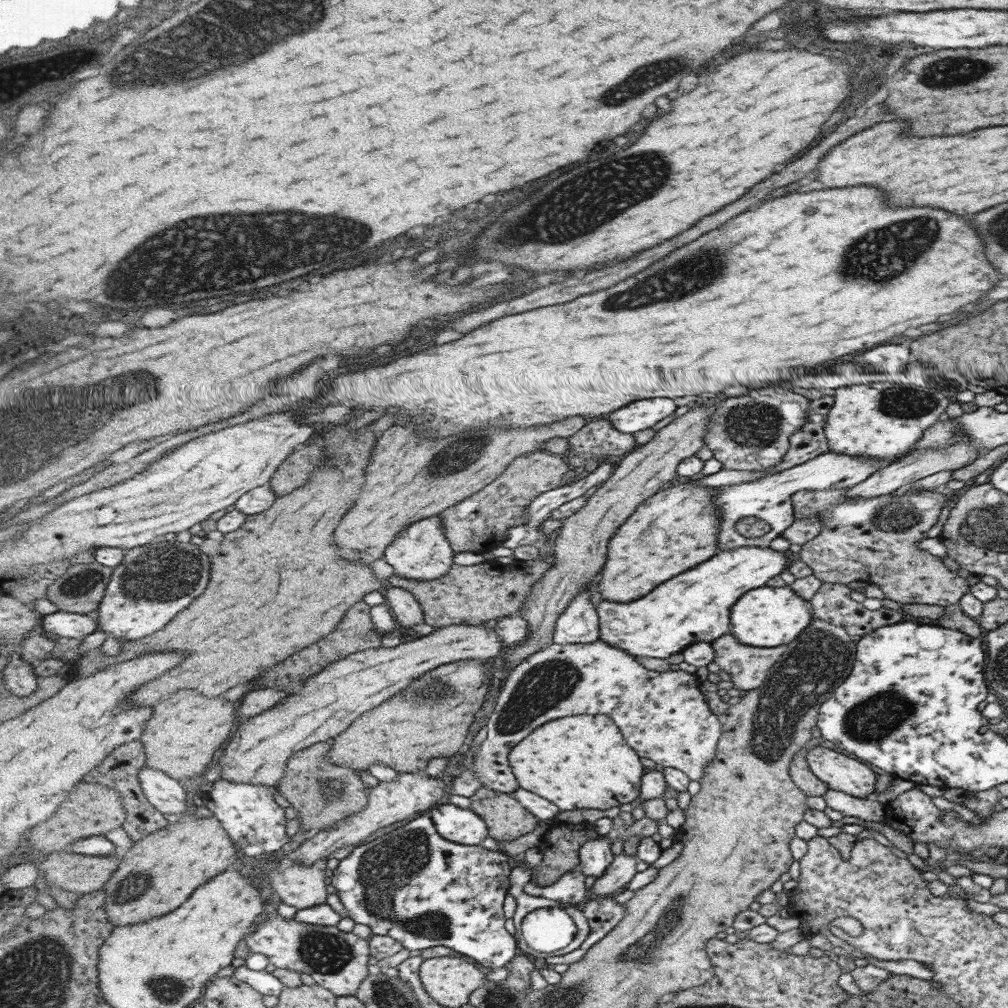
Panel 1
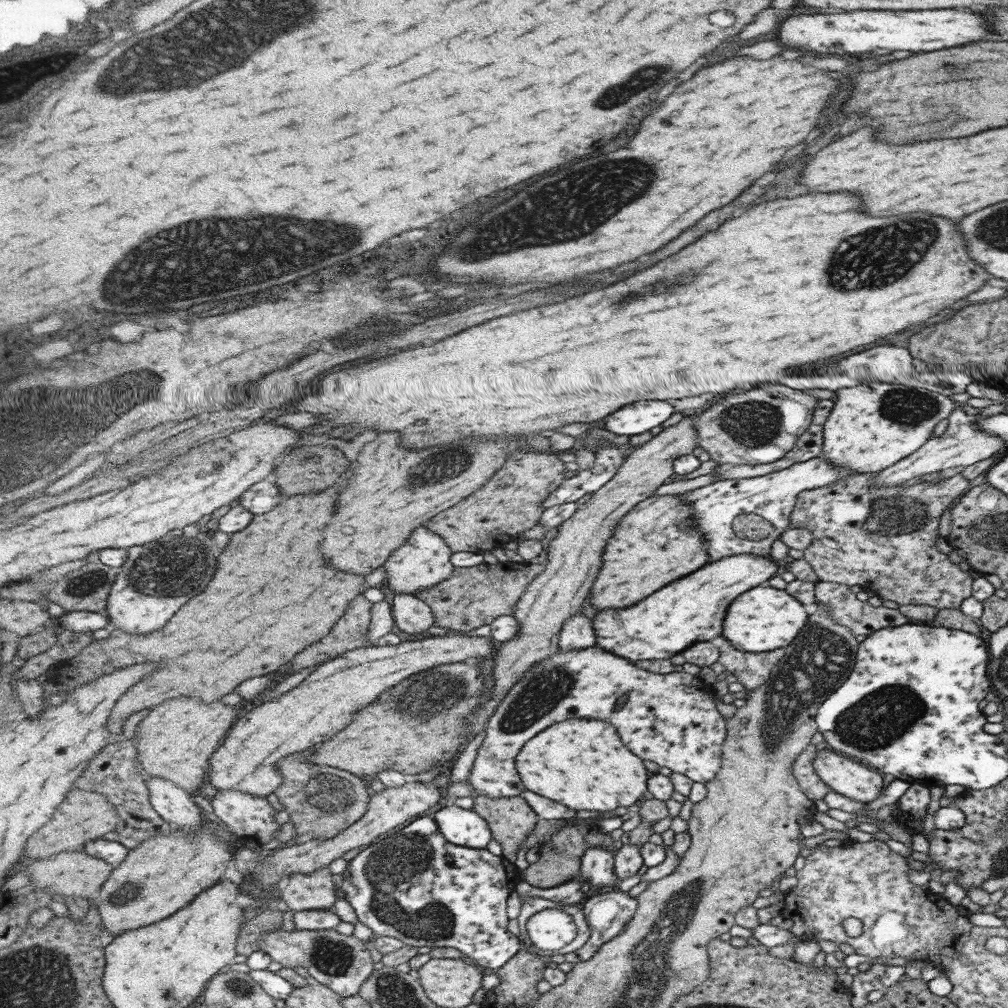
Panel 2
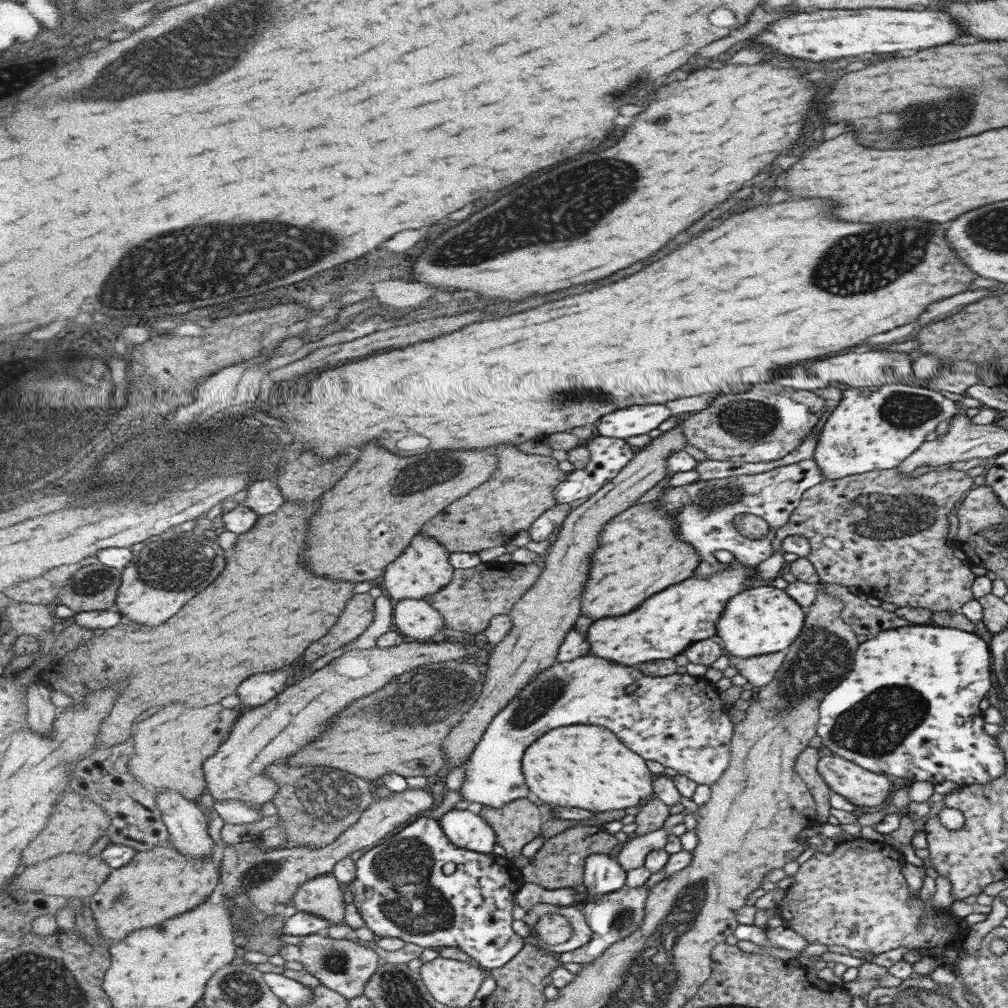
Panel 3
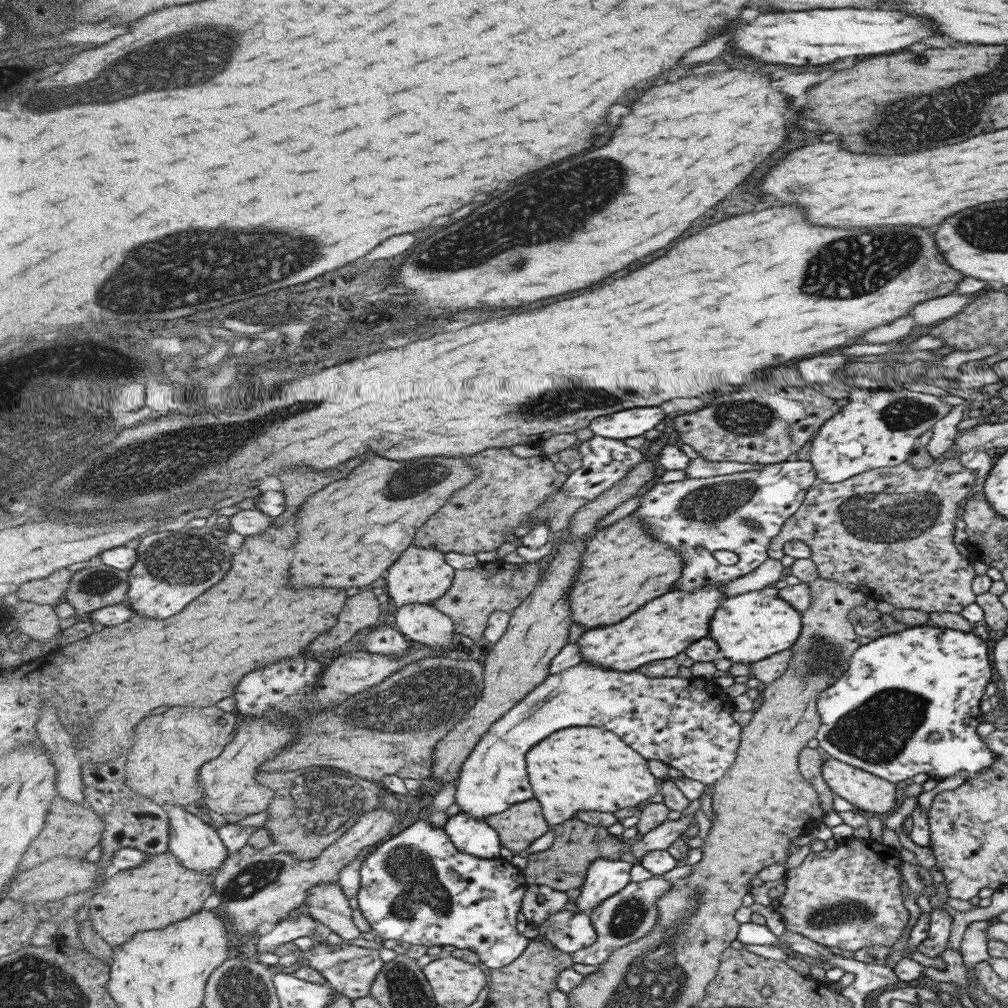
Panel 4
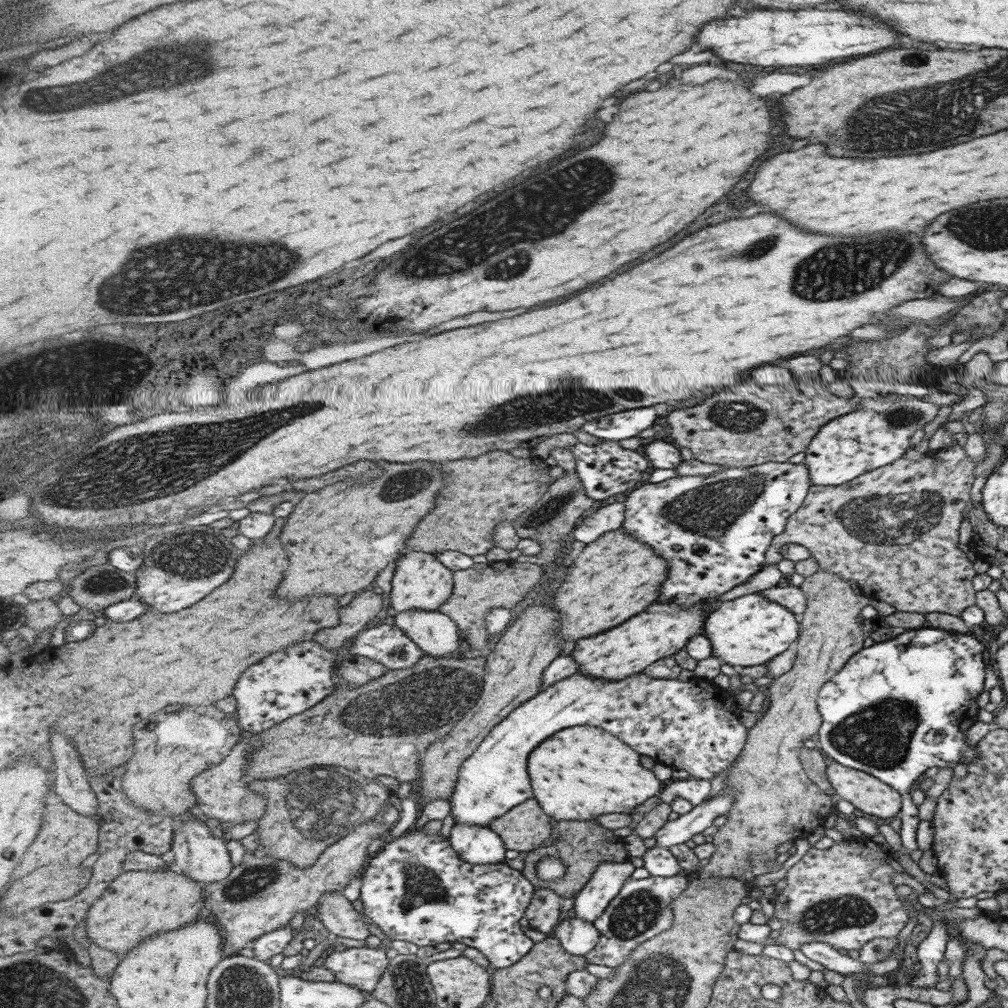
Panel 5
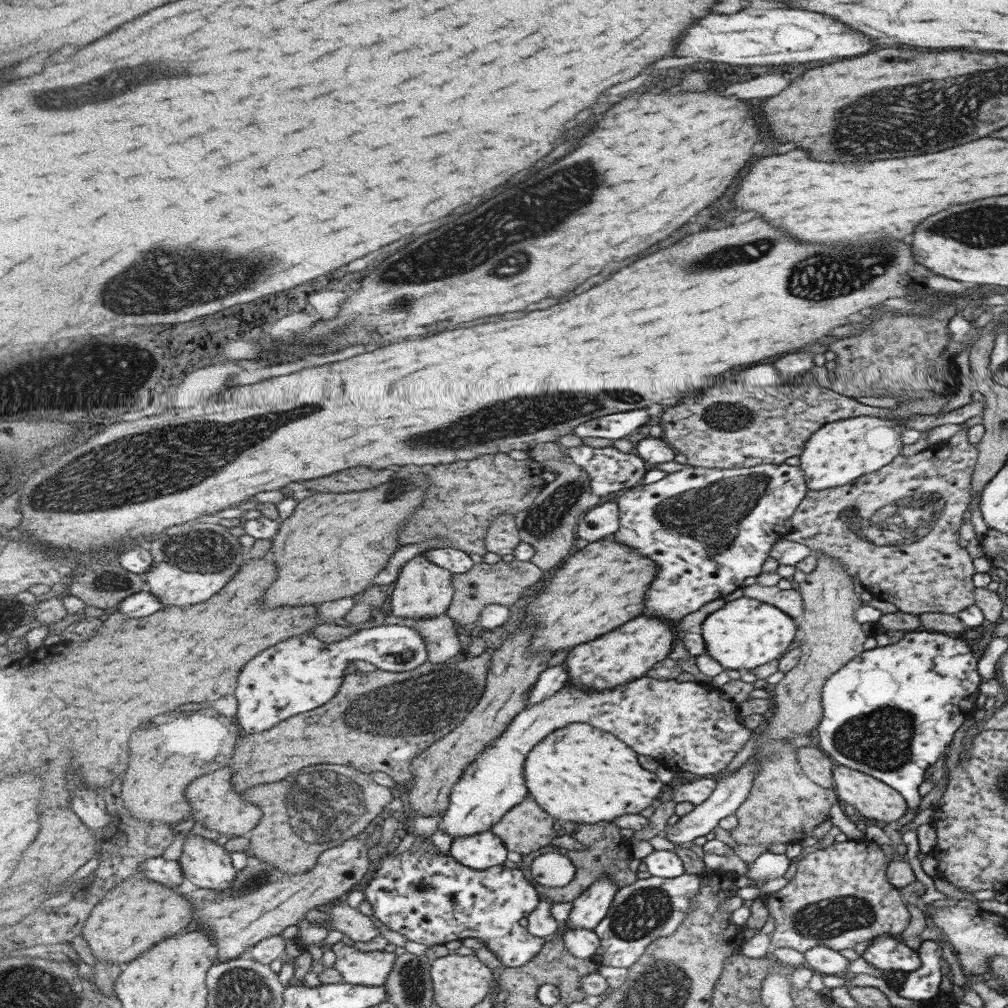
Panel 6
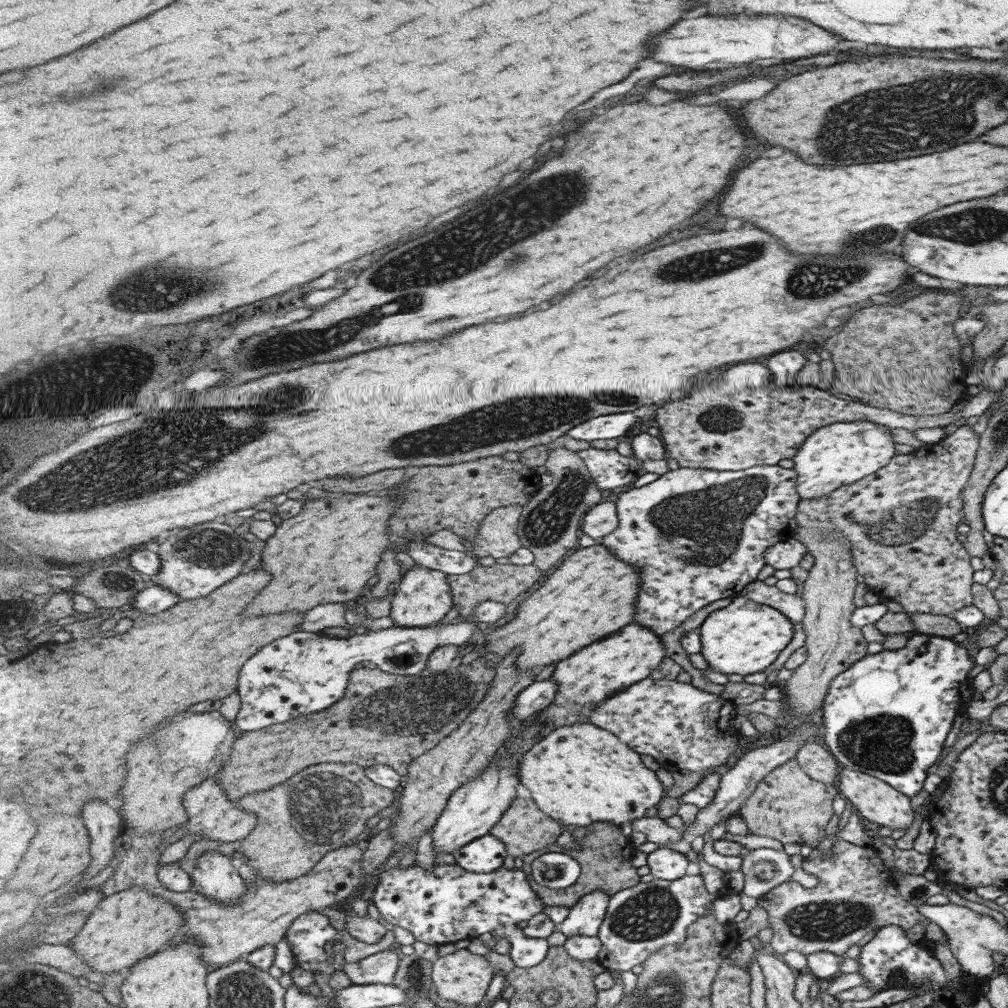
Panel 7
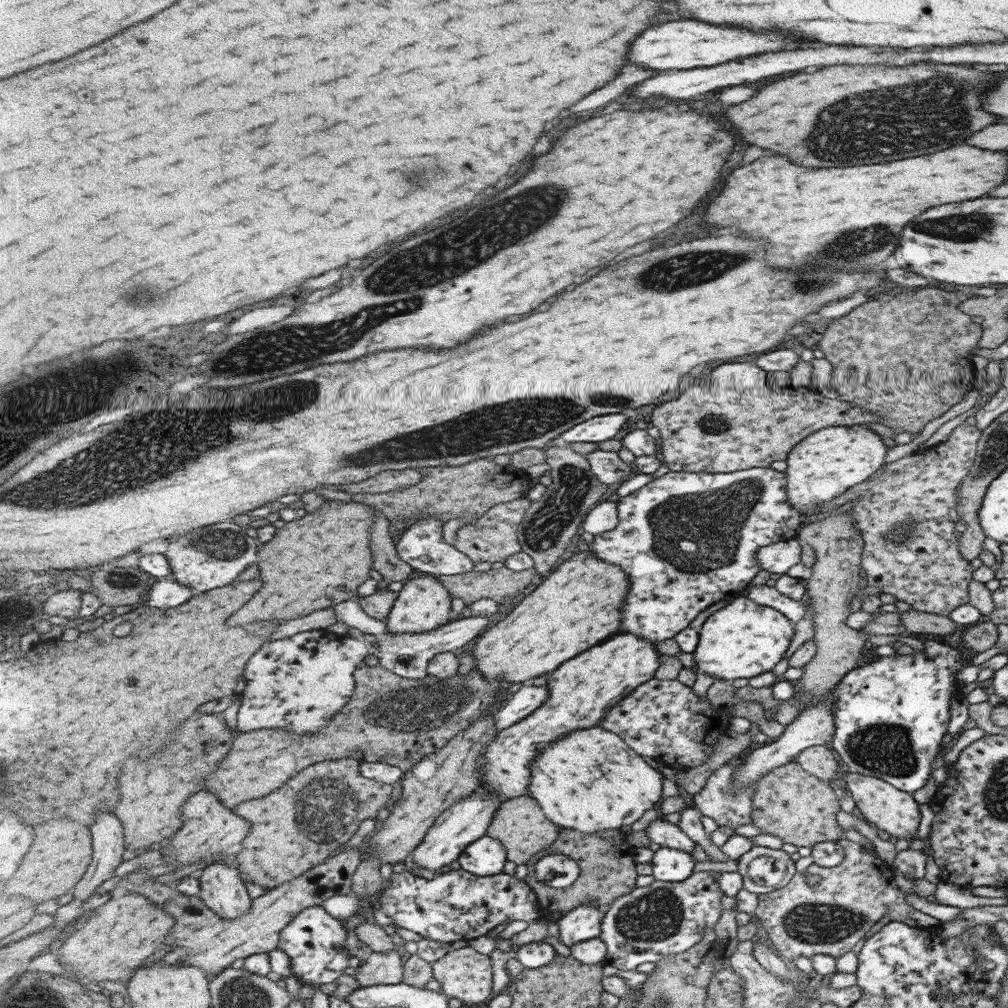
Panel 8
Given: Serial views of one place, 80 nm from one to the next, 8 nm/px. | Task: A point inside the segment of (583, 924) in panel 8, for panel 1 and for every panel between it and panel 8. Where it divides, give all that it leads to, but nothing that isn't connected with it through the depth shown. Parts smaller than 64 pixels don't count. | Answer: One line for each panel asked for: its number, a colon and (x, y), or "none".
1: (596, 857)
2: (598, 863)
3: (603, 874)
4: (606, 877)
5: (606, 882)
6: (592, 906)
7: (585, 918)

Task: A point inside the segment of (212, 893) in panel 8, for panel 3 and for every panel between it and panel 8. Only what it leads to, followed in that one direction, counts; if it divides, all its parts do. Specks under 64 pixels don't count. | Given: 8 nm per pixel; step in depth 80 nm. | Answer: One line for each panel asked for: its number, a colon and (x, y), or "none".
3: (187, 822)
4: (196, 844)
5: (198, 854)
6: (205, 863)
7: (216, 875)

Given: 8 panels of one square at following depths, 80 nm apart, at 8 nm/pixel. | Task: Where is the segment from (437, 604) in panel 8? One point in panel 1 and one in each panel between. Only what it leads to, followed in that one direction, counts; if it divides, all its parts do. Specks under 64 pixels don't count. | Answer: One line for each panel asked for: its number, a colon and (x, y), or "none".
1: (424, 553)
2: (425, 559)
3: (424, 569)
4: (423, 576)
5: (420, 581)
6: (423, 589)
7: (424, 598)

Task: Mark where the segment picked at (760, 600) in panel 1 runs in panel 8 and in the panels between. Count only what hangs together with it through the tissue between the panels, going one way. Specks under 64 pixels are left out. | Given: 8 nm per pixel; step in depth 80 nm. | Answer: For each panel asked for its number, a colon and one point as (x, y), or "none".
2: (762, 619)
3: (757, 621)
4: (754, 625)
5: (751, 630)
6: (745, 633)
7: (743, 638)
8: (744, 639)

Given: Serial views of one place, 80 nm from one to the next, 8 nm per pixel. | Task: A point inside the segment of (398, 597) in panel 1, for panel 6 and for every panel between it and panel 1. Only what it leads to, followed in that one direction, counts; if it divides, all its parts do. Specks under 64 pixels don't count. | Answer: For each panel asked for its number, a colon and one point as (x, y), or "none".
2: (413, 616)
3: (415, 618)
4: (424, 623)
5: (437, 634)
6: (441, 633)

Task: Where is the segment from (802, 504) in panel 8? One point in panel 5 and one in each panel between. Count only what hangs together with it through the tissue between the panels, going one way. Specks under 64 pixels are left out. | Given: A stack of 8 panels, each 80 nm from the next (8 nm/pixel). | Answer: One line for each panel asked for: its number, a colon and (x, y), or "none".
5: (876, 434)
6: (840, 451)
7: (836, 455)

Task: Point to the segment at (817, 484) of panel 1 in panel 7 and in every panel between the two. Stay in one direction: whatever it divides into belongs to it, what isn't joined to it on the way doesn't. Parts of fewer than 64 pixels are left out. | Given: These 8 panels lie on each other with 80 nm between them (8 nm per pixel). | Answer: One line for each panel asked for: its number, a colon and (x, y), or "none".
2: (744, 516)
3: (741, 514)
4: (741, 513)
5: (715, 531)
6: (709, 531)
7: (697, 535)

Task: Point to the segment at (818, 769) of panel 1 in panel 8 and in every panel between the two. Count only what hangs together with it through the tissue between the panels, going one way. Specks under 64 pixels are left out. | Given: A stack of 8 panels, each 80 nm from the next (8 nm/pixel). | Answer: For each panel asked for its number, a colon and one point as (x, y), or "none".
2: (843, 775)
3: (862, 788)
4: (869, 794)
5: (869, 795)
6: (874, 800)
7: (875, 801)
8: (884, 807)

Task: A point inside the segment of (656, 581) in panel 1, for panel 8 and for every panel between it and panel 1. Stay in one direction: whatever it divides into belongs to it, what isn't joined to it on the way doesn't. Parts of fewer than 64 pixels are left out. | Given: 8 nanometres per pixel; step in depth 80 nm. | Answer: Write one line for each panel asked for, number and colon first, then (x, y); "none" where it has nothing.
2: (658, 543)
3: (641, 553)
4: (623, 565)
5: (617, 570)
6: (569, 611)
7: (592, 595)
8: (579, 605)

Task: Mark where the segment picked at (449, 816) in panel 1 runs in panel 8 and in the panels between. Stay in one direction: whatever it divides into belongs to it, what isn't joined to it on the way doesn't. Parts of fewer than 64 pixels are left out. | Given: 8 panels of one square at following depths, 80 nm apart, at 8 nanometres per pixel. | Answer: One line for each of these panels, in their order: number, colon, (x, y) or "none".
2: (465, 827)
3: (466, 829)
4: (475, 836)
5: (476, 844)
6: (481, 851)
7: (485, 855)
8: (486, 857)

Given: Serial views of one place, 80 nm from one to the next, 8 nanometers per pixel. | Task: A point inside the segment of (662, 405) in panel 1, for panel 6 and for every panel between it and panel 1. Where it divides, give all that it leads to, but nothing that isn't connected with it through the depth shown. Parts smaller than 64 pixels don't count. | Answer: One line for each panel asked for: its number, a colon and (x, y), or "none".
2: (640, 417)
3: (637, 420)
4: (636, 421)
5: (616, 427)
6: (624, 425)

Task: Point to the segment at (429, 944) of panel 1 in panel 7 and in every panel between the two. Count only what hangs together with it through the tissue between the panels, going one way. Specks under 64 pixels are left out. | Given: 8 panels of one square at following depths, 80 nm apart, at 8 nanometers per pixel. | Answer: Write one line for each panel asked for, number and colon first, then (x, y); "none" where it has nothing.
2: (414, 885)
3: (400, 890)
4: (418, 887)
5: (417, 888)
6: (430, 898)
7: (442, 904)

